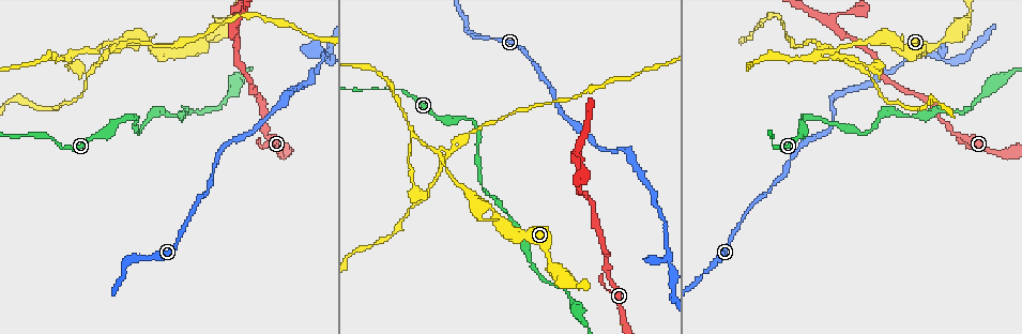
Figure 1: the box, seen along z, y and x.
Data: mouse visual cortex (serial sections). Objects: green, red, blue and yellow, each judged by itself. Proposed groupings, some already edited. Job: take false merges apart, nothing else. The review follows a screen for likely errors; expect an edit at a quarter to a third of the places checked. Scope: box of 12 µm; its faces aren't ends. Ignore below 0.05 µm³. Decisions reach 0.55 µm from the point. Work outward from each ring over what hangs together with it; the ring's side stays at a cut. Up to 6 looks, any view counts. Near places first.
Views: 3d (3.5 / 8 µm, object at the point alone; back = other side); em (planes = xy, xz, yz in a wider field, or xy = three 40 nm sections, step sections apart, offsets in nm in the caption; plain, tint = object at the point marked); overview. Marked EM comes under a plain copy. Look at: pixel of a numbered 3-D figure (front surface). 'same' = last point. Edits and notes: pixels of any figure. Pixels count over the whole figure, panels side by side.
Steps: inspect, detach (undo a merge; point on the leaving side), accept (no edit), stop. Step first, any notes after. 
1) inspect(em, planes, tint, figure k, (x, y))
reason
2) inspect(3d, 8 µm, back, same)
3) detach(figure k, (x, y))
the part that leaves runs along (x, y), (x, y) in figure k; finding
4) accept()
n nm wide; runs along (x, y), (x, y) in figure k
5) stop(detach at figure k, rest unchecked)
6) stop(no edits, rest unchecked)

inspect(3d, 8 µm, figure 1, (887, 40))

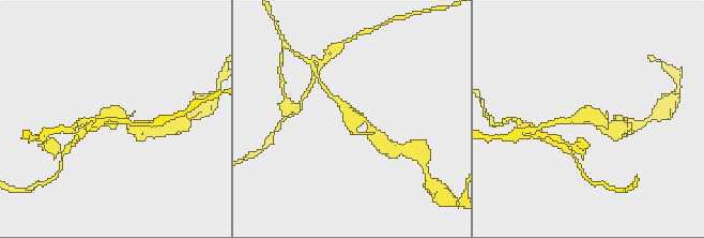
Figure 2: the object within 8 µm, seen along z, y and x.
inspect(3d, 3.5 µm, figure 2, (354, 120))
closer look

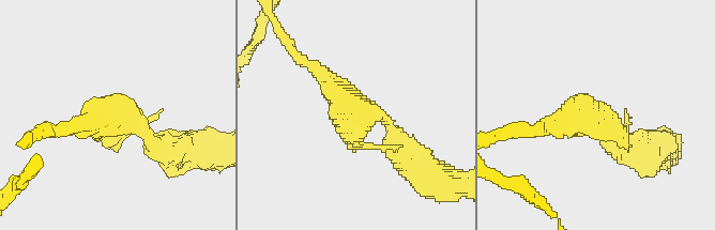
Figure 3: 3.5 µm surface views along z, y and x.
inspect(em, planes, tint, figure 3, (594, 117))
now the EM

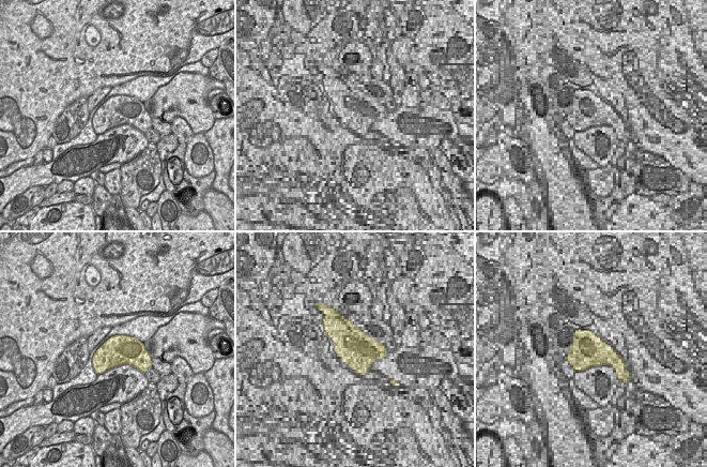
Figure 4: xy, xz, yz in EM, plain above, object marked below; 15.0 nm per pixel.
accept()
runs along (405, 151), (378, 112), (355, 110), (309, 66) in figure 3; one cell here

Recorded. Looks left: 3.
inspect(3d, 8 µm, back, figure 1, (840, 48))
four-way junction

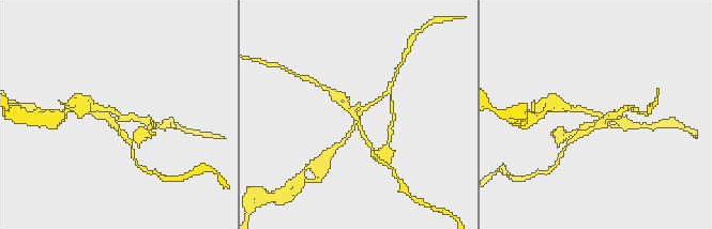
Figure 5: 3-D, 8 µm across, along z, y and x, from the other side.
inspect(3d, 3.5 µm, back, figure 5, (601, 117))

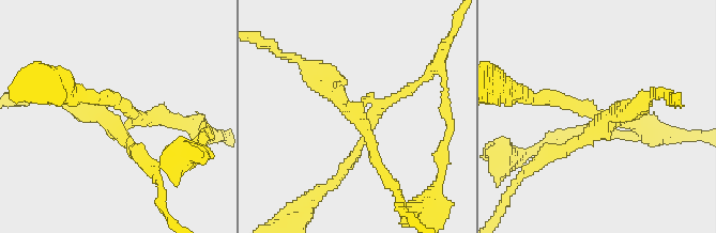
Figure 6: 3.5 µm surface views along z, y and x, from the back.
detach(figure 6, (324, 91))
arms of 150, 200, 200, 200 nm; the part that leaves runs along (361, 117), (288, 56) in figure 6; a second cell is stuck on

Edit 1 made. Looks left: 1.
stop(detach at figure 6, rest unchecked)

